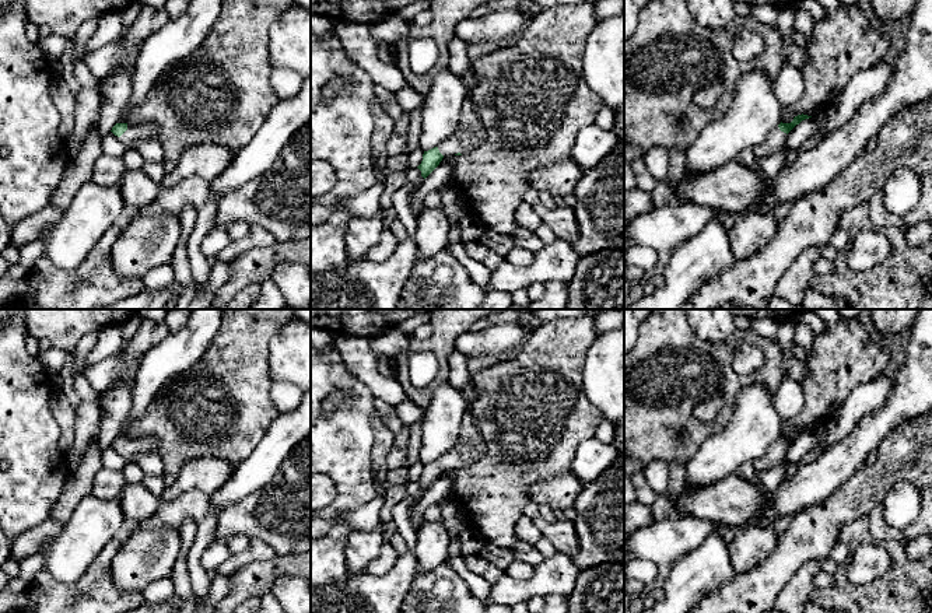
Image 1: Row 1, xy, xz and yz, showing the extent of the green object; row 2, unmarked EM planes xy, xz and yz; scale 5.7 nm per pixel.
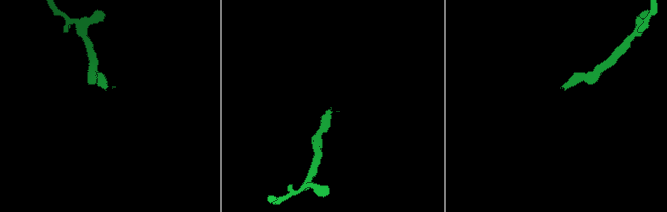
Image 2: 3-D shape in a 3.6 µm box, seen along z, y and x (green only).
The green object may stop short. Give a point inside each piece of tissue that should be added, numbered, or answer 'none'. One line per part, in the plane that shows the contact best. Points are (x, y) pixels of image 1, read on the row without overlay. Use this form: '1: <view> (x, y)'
1: xy (135, 447)

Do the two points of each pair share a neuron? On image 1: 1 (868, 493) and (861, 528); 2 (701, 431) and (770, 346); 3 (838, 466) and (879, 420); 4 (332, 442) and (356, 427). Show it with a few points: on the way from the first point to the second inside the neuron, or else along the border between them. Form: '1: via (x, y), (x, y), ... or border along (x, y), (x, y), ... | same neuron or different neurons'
1: border along (868, 515), (848, 521), (841, 528), (838, 538) | different neurons
2: via (726, 413), (729, 393), (763, 372) | same neuron
3: via (847, 455), (869, 431) | same neuron
4: via (337, 442), (350, 433) | same neuron

